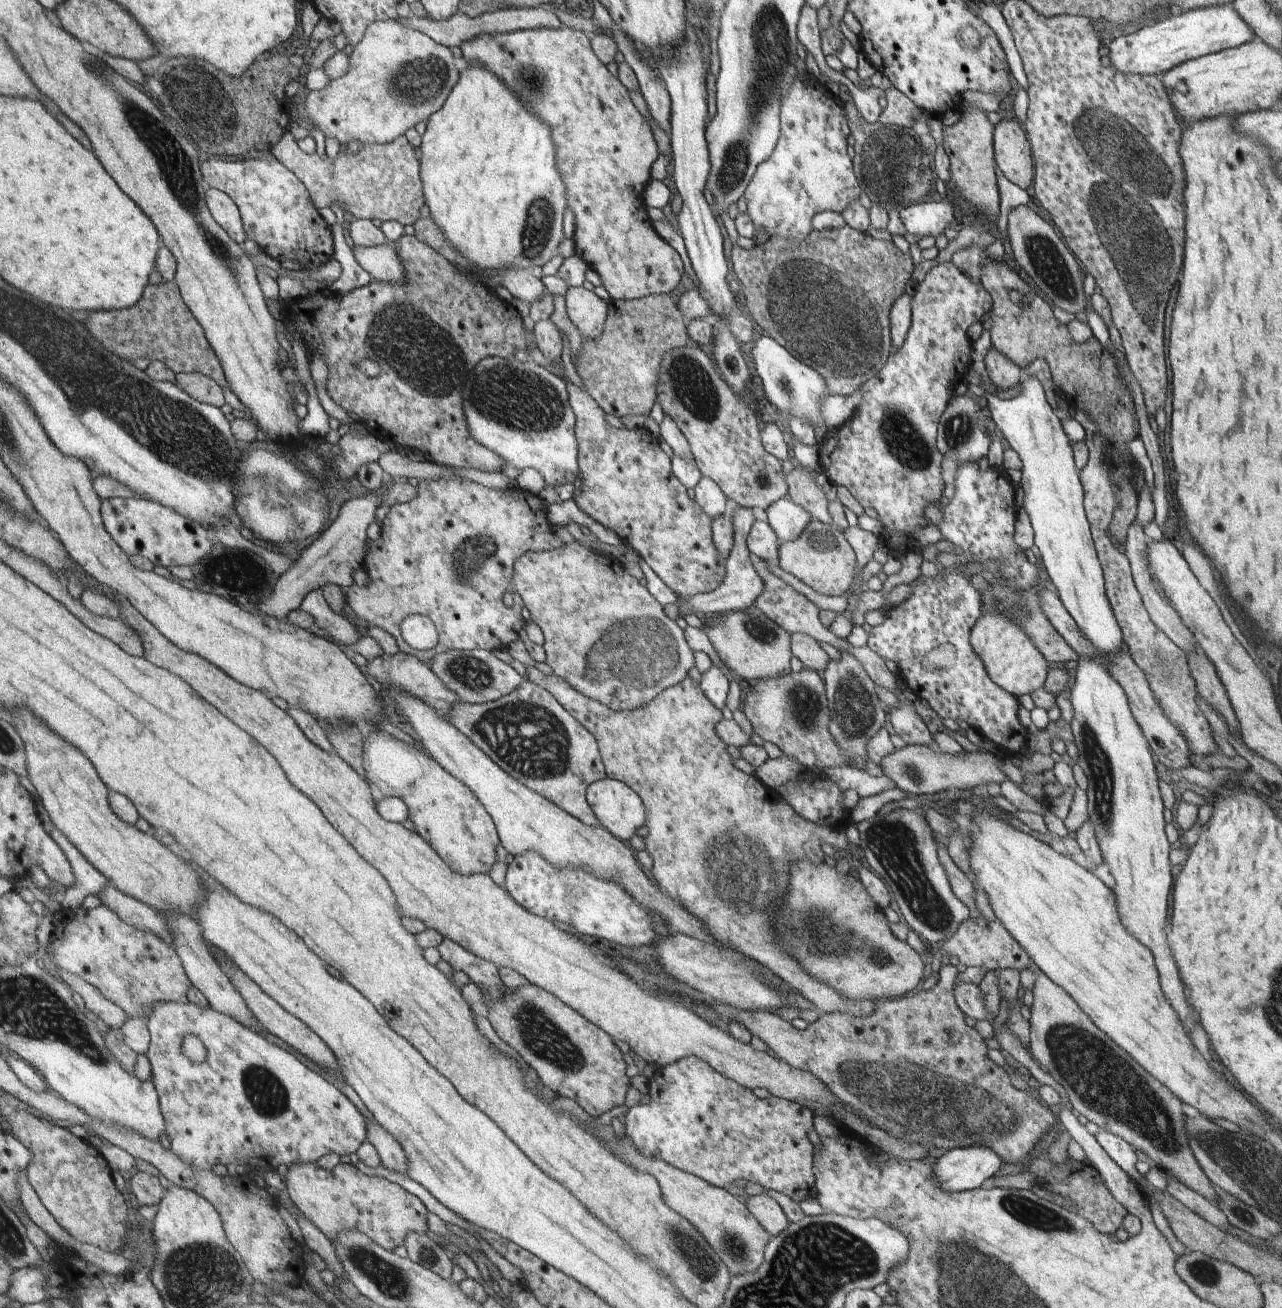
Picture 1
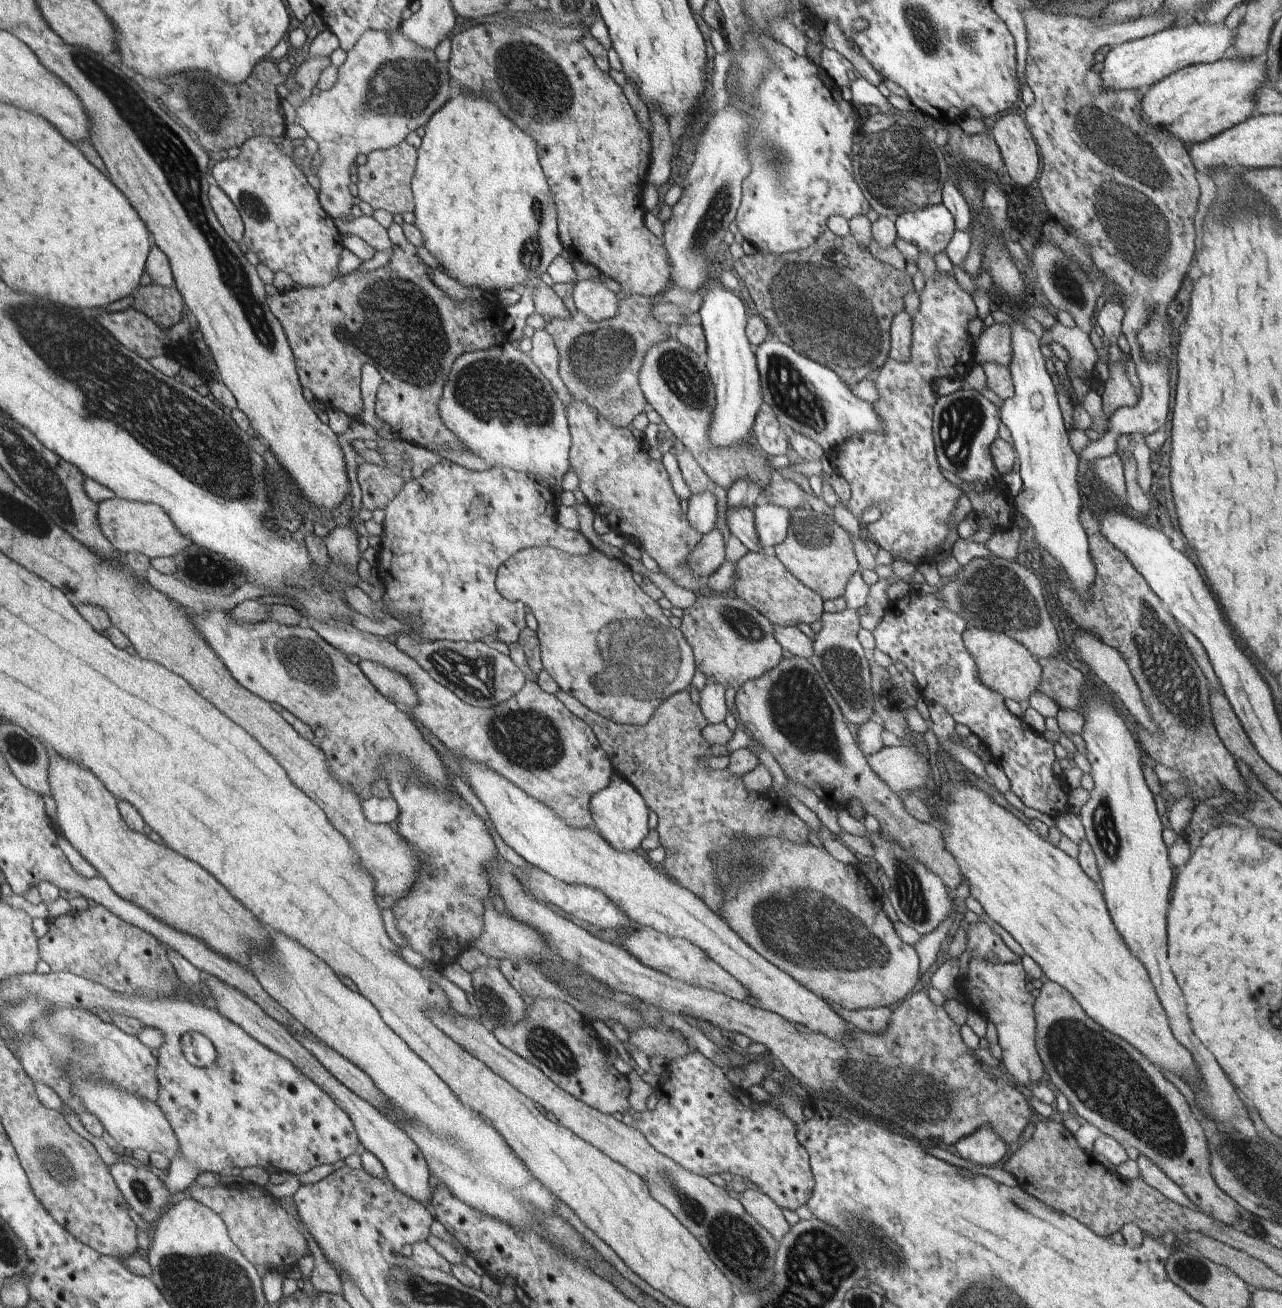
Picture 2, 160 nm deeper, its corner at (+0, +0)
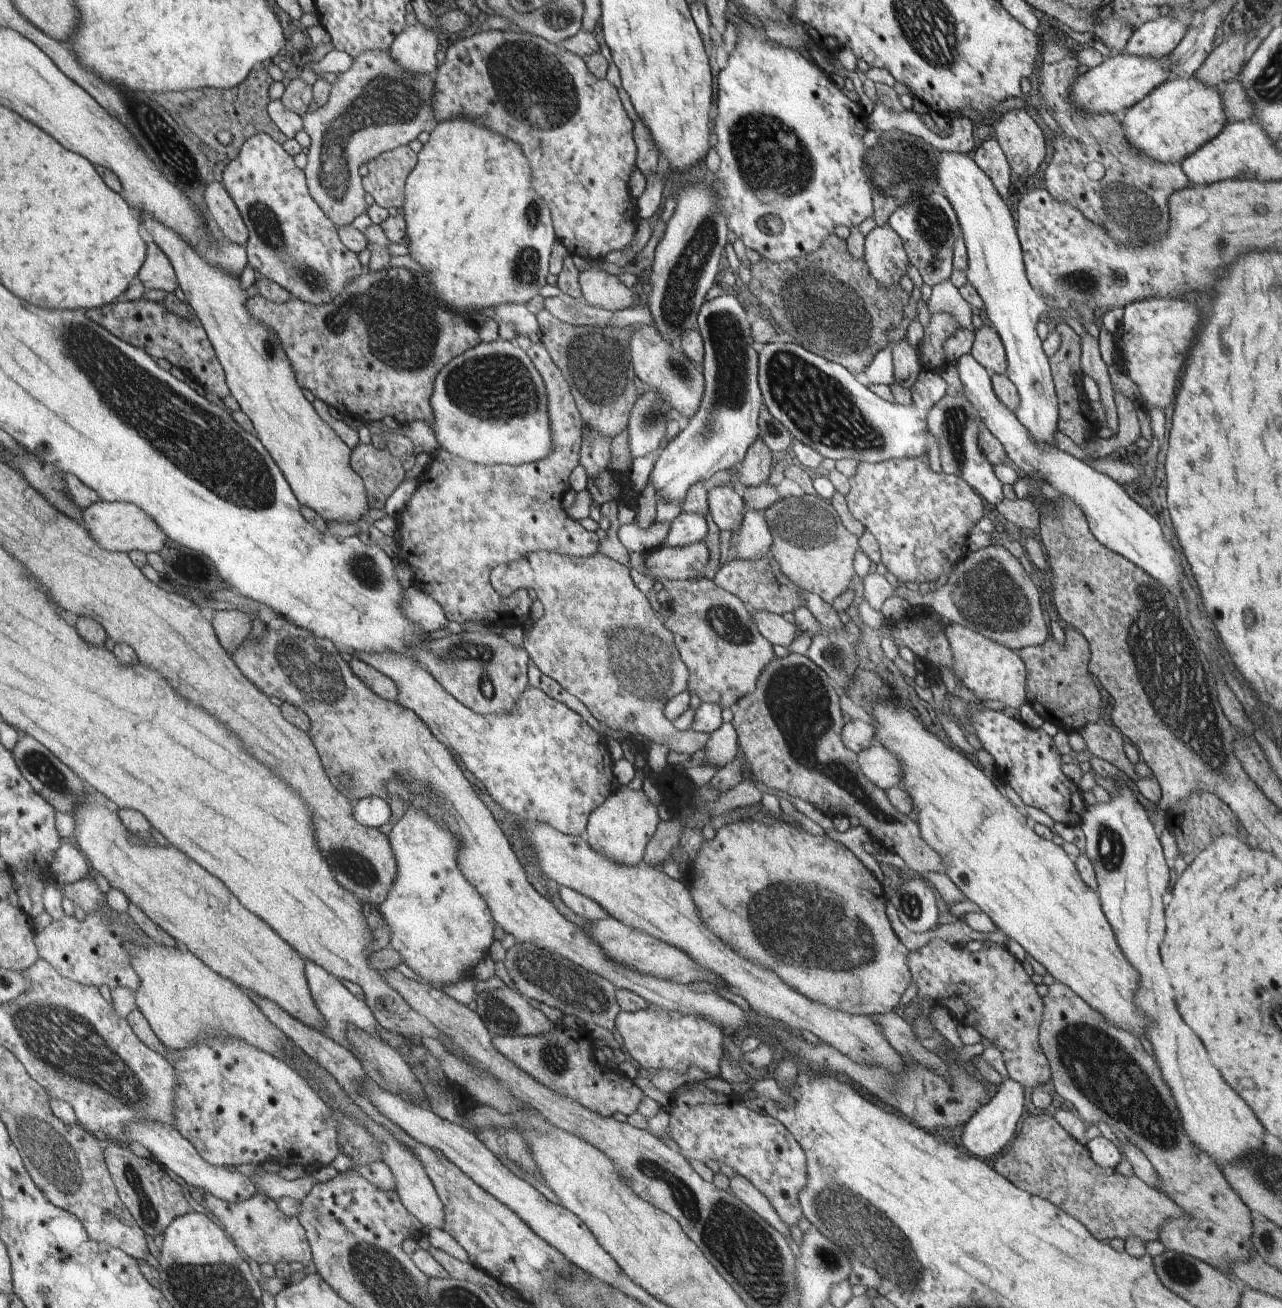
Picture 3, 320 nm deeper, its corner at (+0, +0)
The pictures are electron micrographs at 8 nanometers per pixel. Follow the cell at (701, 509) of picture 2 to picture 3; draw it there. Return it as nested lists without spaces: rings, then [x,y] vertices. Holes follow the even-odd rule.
[[[682,511],[669,526],[664,544],[685,547],[704,541],[708,532],[706,519],[698,513]]]

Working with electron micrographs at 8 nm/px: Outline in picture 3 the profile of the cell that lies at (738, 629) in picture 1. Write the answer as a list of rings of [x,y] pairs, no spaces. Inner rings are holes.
[[[703,576],[696,580],[678,582],[669,579],[664,582],[664,588],[669,596],[668,606],[672,609],[672,614],[664,618],[664,624],[675,633],[679,657],[686,665],[689,674],[686,690],[698,696],[702,703],[717,704],[722,710],[731,708],[738,699],[753,693],[760,673],[776,656],[772,650],[773,644],[756,628],[750,607],[731,592],[719,587],[712,579]]]

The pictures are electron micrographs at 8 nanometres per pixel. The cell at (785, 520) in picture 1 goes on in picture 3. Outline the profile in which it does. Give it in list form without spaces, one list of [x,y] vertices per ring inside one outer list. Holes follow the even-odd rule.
[[[746,510],[736,534],[735,558],[757,561],[766,557],[772,546],[772,534],[764,514]]]

